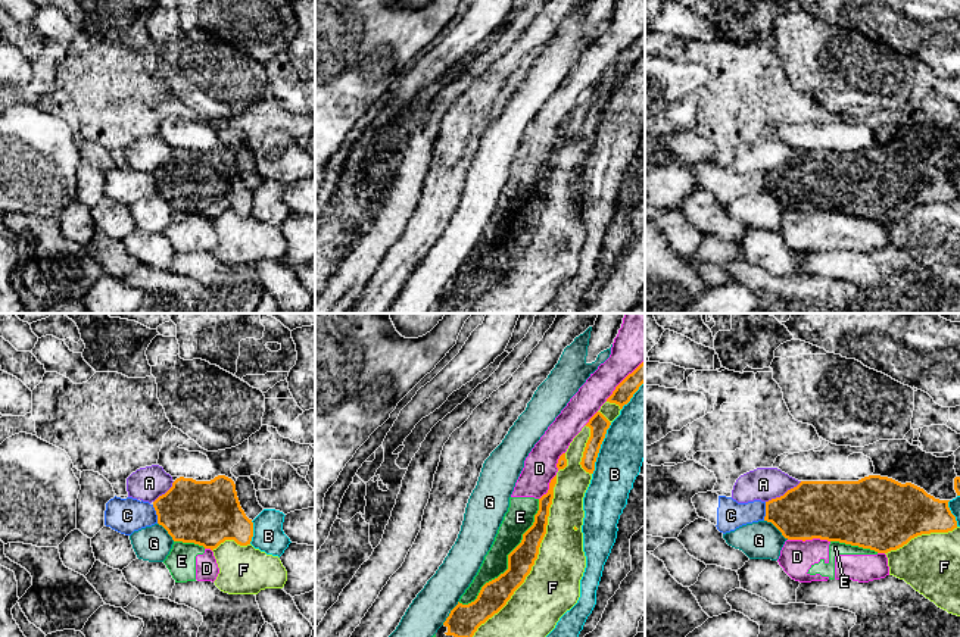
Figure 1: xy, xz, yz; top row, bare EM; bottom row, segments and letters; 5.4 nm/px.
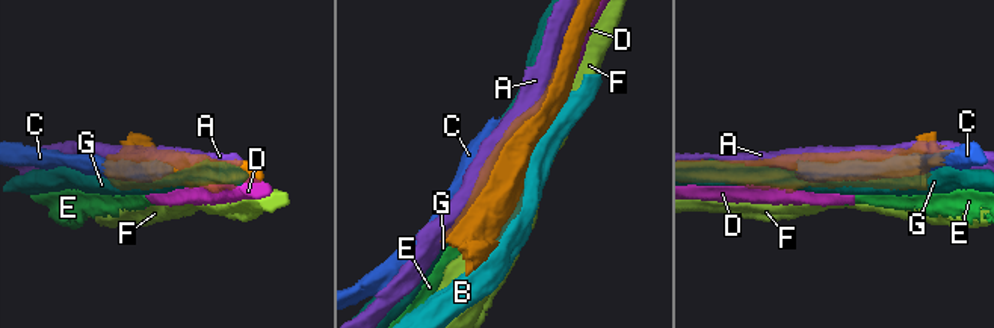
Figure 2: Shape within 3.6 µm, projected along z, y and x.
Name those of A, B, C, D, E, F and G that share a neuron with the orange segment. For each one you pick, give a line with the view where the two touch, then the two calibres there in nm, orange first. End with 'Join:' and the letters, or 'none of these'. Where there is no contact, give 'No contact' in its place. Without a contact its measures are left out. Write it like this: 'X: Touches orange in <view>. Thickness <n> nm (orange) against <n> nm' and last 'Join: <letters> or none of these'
Join: none of these

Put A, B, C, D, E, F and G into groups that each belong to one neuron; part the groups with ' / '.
A / B / C / D E / F / G

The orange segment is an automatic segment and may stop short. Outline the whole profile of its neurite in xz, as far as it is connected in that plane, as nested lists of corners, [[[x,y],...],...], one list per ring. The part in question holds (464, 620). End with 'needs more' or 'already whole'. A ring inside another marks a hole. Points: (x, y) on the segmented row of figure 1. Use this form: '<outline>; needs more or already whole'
[[[557,475],[551,480],[548,493],[539,499],[539,510],[534,515],[533,525],[523,534],[521,543],[508,555],[508,569],[486,583],[474,602],[468,605],[458,602],[437,630],[436,637],[473,637],[477,628],[498,613],[524,583],[546,534],[555,484]]]; needs more

